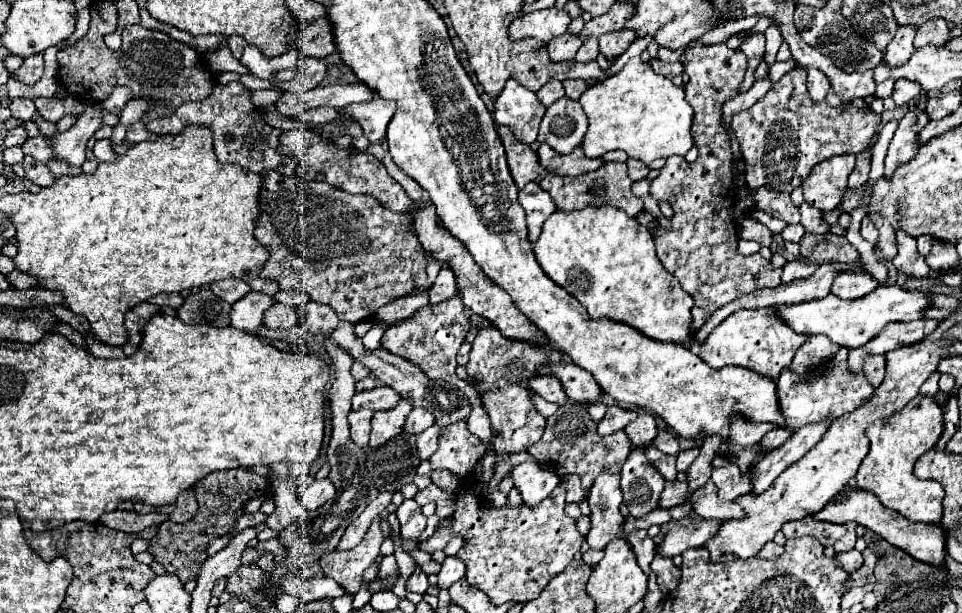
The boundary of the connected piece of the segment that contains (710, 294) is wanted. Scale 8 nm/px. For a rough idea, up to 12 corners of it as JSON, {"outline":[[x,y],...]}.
{"outline":[[688,43],[694,163],[670,157],[652,181],[672,229],[658,259],[694,299],[694,329],[782,269],[738,253],[724,101],[746,55]]}

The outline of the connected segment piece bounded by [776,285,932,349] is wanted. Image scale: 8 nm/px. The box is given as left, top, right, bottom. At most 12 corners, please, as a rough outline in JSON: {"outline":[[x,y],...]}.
{"outline":[[898,285],[776,307],[796,333],[854,349],[886,325],[916,321],[928,291]]}

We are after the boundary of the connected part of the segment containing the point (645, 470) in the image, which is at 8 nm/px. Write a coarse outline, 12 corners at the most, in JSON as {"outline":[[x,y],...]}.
{"outline":[[632,449],[622,471],[624,503],[642,517],[658,507],[664,477]]}

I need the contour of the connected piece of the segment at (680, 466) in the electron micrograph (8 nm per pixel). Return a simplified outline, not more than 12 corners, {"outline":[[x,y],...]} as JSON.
{"outline":[[698,447],[678,453],[676,469],[686,471],[698,455]]}

